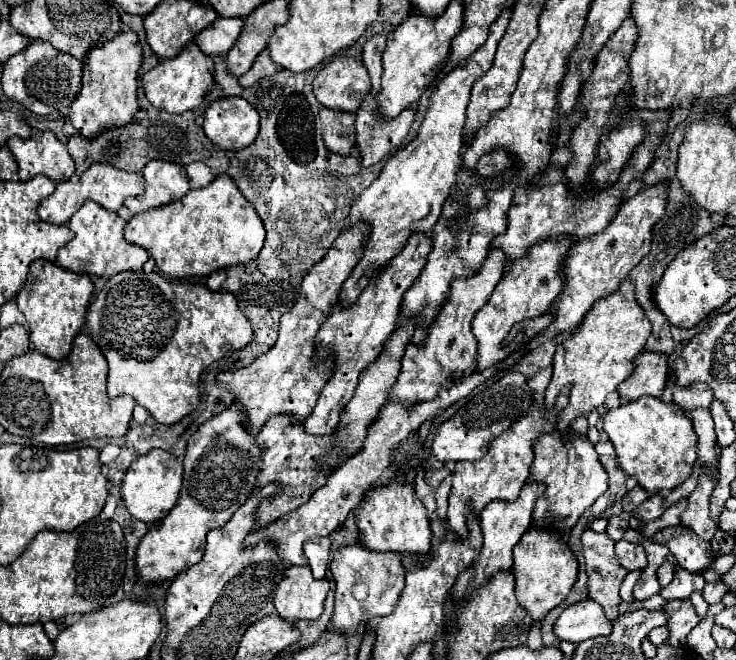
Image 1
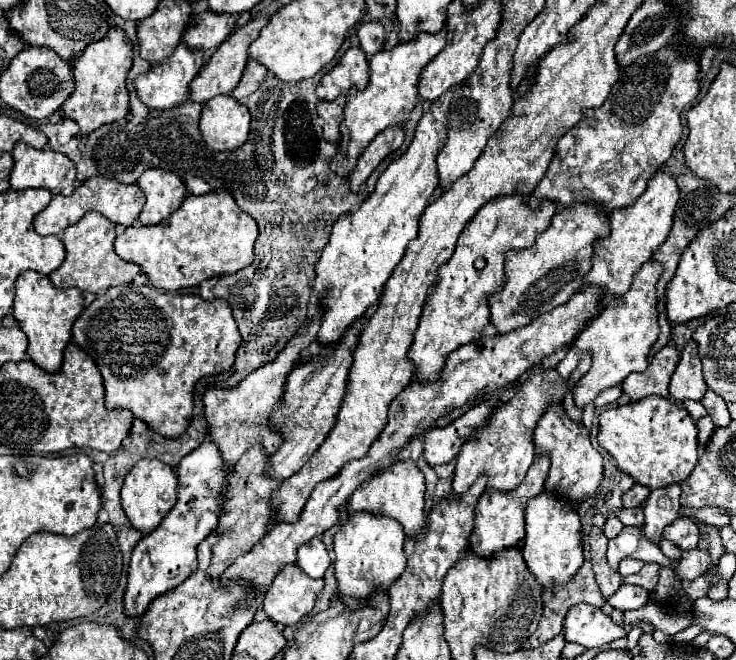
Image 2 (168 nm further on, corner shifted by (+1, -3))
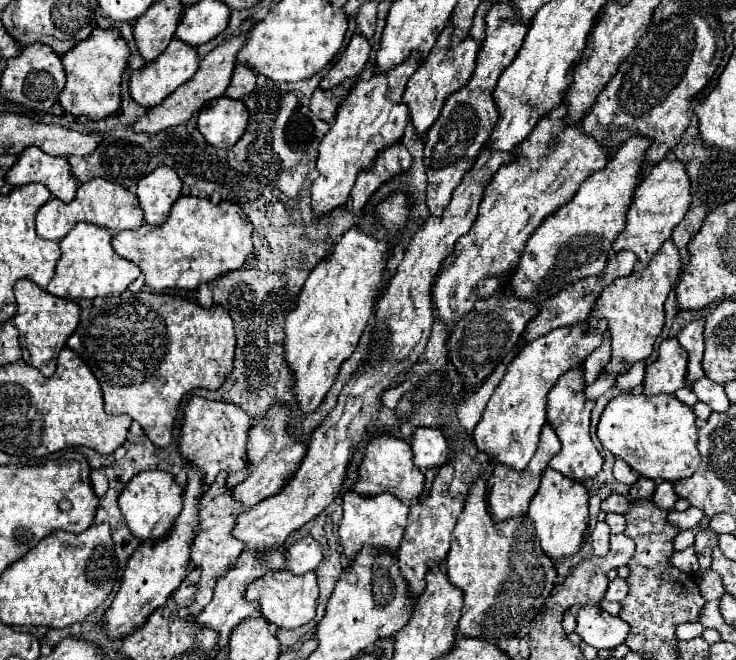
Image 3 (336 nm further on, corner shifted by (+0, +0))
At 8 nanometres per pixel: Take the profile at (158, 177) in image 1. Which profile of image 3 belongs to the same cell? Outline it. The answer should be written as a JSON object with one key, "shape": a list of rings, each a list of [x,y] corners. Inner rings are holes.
{"shape":[[[156,168],[138,182],[138,202],[144,212],[144,220],[152,226],[166,222],[172,204],[180,198],[182,182],[172,168]]]}

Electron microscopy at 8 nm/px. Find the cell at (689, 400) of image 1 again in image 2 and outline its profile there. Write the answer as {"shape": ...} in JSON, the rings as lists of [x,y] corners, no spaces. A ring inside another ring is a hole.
{"shape":[[[689,341],[685,349],[681,351],[681,359],[677,363],[677,369],[671,377],[669,385],[669,395],[677,401],[683,403],[685,399],[691,401],[701,401],[703,395],[707,393],[707,385],[703,381],[703,371],[701,371],[701,361],[697,357],[697,345]]]}

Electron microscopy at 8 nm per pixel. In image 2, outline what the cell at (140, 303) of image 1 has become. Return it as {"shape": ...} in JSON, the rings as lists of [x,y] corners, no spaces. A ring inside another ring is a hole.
{"shape":[[[125,283],[125,287],[109,287],[109,291],[99,293],[93,303],[89,307],[83,309],[83,313],[79,315],[79,319],[73,325],[73,341],[85,349],[93,361],[97,363],[101,375],[103,375],[103,385],[105,385],[105,407],[107,409],[129,409],[133,411],[133,415],[141,421],[145,421],[153,431],[165,435],[165,437],[179,437],[185,429],[187,423],[193,415],[193,387],[195,383],[205,377],[205,375],[217,375],[223,371],[229,371],[235,363],[235,353],[241,345],[241,335],[239,329],[235,327],[235,319],[233,319],[233,311],[229,307],[229,303],[225,299],[213,299],[213,301],[205,301],[199,295],[191,295],[191,293],[167,293],[167,291],[157,291],[157,287],[153,285],[135,285],[135,283]]]}

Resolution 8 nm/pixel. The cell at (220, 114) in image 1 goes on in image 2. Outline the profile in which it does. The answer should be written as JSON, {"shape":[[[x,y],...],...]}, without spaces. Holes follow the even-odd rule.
{"shape":[[[231,95],[213,97],[203,105],[199,129],[203,141],[217,151],[237,149],[249,137],[249,109]]]}

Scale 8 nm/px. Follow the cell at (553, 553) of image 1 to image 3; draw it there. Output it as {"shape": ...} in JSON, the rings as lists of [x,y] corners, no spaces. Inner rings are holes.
{"shape":[[[546,468],[546,472],[542,474],[540,488],[530,502],[528,516],[536,526],[536,536],[540,540],[542,550],[554,562],[562,562],[564,558],[576,554],[584,540],[588,528],[588,490],[584,488],[584,484],[578,484],[568,476],[562,476],[560,472]]]}

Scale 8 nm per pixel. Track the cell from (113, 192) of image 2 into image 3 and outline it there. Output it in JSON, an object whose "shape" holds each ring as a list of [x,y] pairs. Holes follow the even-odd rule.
{"shape":[[[94,178],[80,186],[76,198],[70,204],[64,204],[62,200],[52,198],[46,206],[42,206],[36,214],[36,234],[44,240],[62,240],[78,222],[88,222],[100,228],[108,228],[110,234],[118,234],[122,230],[136,230],[142,226],[142,210],[138,206],[136,194],[122,188],[120,184],[114,184],[104,178]]]}

